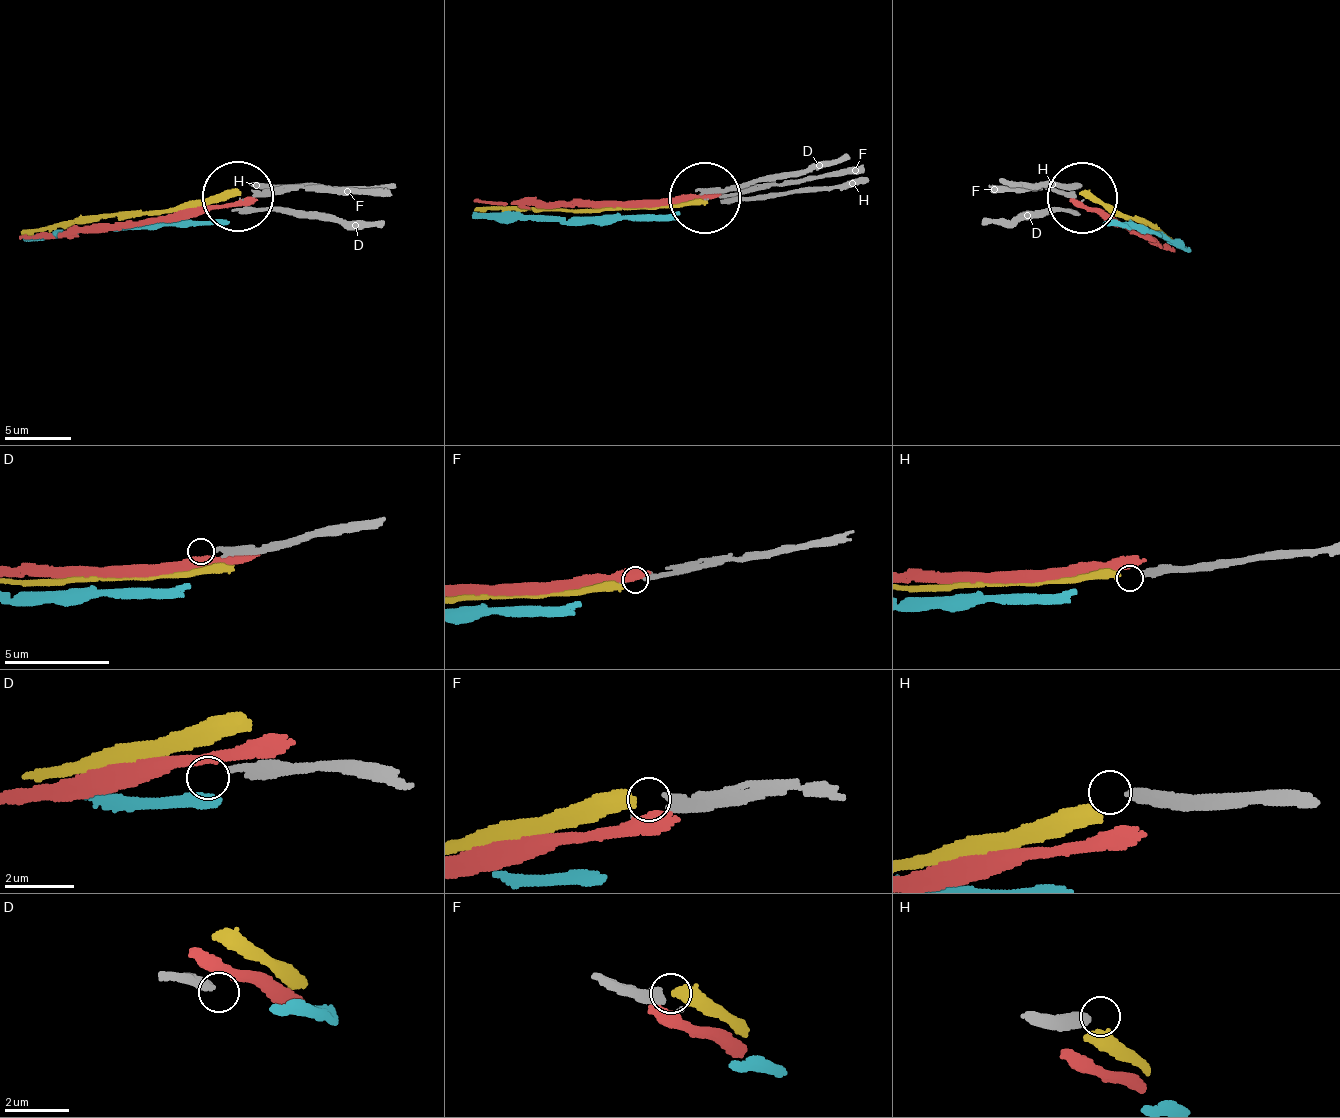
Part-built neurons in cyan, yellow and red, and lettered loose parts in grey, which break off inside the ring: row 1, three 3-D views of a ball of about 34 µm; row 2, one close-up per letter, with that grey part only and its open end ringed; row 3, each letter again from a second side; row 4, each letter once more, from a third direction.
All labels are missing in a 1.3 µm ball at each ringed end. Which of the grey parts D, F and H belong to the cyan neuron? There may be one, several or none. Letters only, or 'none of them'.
none of them

